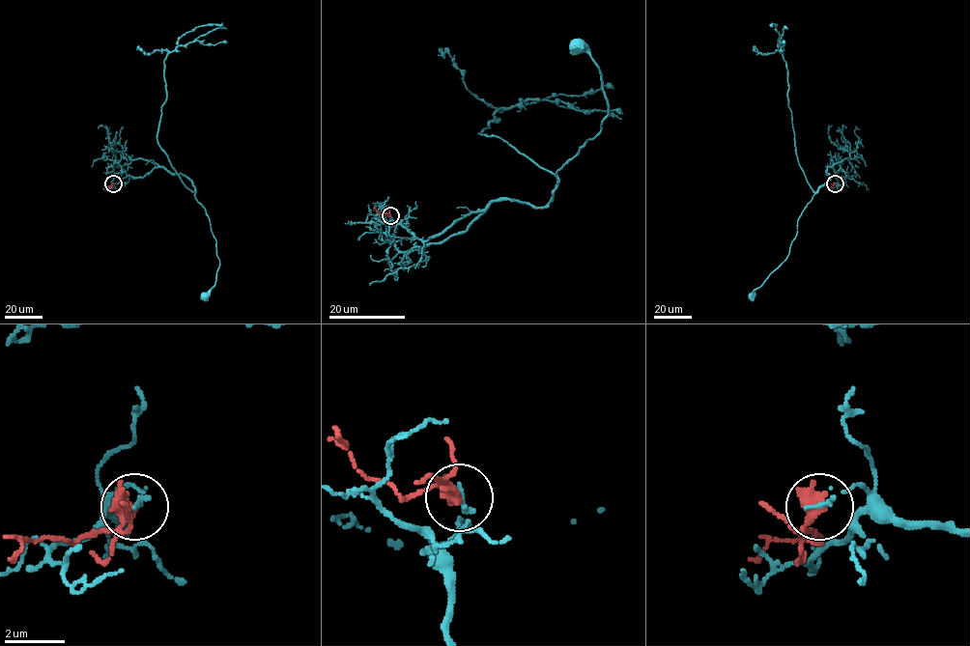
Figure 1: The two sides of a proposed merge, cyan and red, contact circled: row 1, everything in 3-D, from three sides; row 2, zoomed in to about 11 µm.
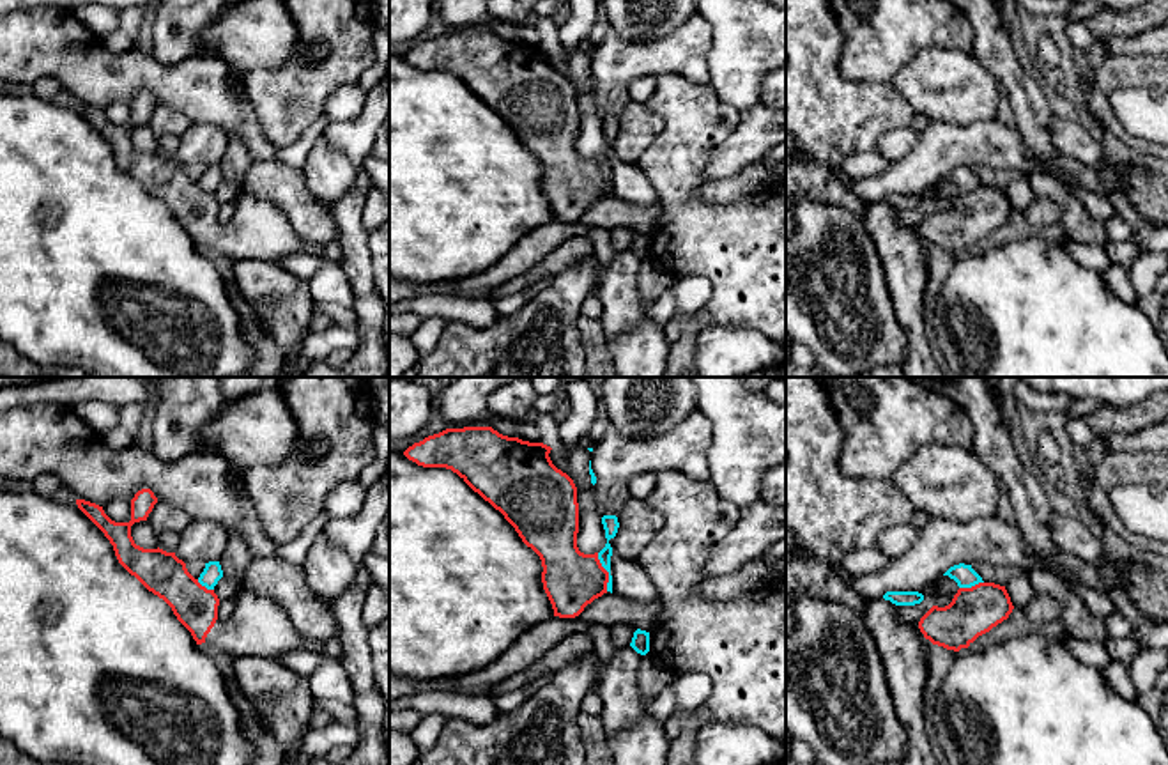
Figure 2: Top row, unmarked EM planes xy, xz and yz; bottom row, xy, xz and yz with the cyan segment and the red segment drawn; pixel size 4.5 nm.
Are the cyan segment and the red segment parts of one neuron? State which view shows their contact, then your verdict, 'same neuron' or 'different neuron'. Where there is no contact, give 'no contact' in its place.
xz | different neuron

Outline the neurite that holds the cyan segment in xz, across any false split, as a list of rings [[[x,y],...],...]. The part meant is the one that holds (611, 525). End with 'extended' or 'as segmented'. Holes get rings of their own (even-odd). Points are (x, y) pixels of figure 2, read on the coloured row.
[[[603,515],[603,517],[602,517],[602,524],[603,524],[603,529],[605,529],[607,544],[605,544],[605,547],[598,552],[598,560],[600,560],[602,567],[609,572],[607,591],[612,593],[612,576],[611,576],[612,547],[611,547],[609,540],[616,537],[618,528],[619,528],[619,522],[618,522],[618,517],[616,517],[616,515]]] | as segmented

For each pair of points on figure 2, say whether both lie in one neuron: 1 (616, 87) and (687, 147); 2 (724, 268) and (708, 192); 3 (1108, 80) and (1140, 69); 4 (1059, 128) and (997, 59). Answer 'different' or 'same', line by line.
1: different
2: different
3: same
4: different

